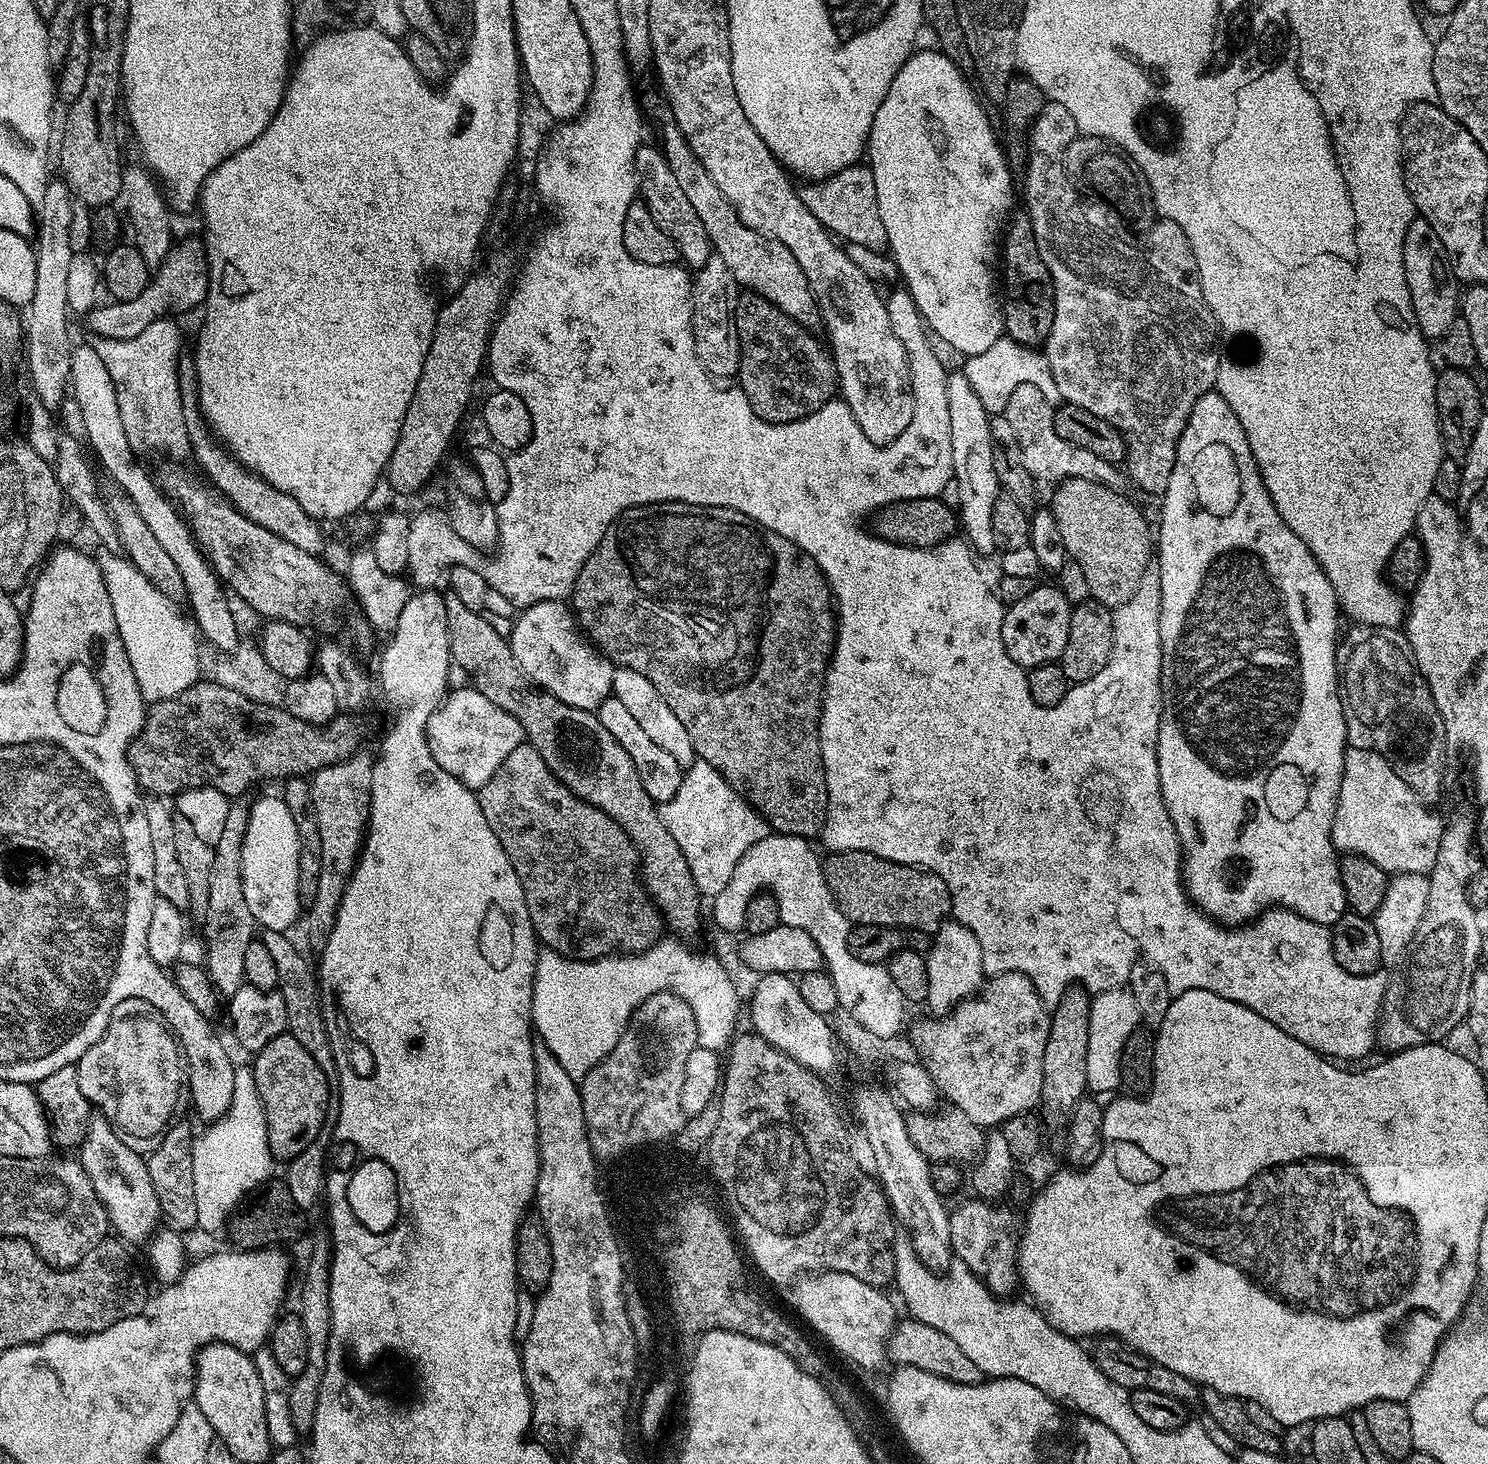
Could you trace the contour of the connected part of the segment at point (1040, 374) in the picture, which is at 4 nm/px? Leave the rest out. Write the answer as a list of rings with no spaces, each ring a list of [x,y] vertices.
[[[1001,338],[990,346],[990,350],[982,350],[982,354],[974,354],[965,359],[962,367],[963,374],[970,378],[970,386],[974,386],[974,394],[982,401],[982,406],[990,414],[1003,413],[1006,402],[1010,402],[1010,394],[1018,390],[1023,384],[1033,384],[1042,390],[1046,402],[1056,406],[1061,403],[1058,382],[1054,382],[1054,374],[1048,365],[1048,358],[1043,351],[1027,344],[1020,344],[1017,340]]]

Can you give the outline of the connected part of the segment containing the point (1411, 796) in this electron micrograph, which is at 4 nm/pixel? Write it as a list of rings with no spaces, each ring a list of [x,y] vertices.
[[[1368,748],[1347,749],[1344,757],[1344,777],[1338,790],[1332,819],[1332,843],[1341,853],[1364,856],[1389,874],[1396,874],[1401,870],[1410,874],[1428,874],[1438,858],[1441,831],[1442,820],[1432,813],[1429,805],[1416,797],[1414,790],[1410,790],[1410,786],[1402,782],[1402,778],[1398,778],[1387,758]]]

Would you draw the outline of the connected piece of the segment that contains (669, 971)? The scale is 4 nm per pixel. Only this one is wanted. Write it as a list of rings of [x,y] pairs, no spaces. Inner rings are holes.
[[[661,938],[651,948],[639,954],[613,954],[600,956],[597,960],[574,960],[571,956],[559,956],[557,952],[544,950],[536,957],[536,1021],[541,1032],[553,1048],[554,1058],[562,1062],[562,1070],[570,1074],[577,1082],[594,1067],[618,1042],[629,1020],[646,998],[659,992],[678,994],[694,1010],[694,1022],[698,1026],[697,1045],[706,1050],[723,1053],[737,1035],[736,1019],[740,1016],[740,996],[736,993],[736,984],[728,977],[728,972],[712,956],[699,956],[687,948],[680,938],[668,940]]]

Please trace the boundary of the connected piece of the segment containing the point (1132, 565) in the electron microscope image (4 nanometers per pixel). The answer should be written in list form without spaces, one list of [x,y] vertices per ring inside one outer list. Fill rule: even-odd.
[[[1086,478],[1061,480],[1055,488],[1050,507],[1069,557],[1082,566],[1091,599],[1114,610],[1138,590],[1138,582],[1142,582],[1142,574],[1150,566],[1148,559],[1154,556],[1153,529],[1148,529],[1147,518],[1138,505],[1123,496],[1123,491]]]

